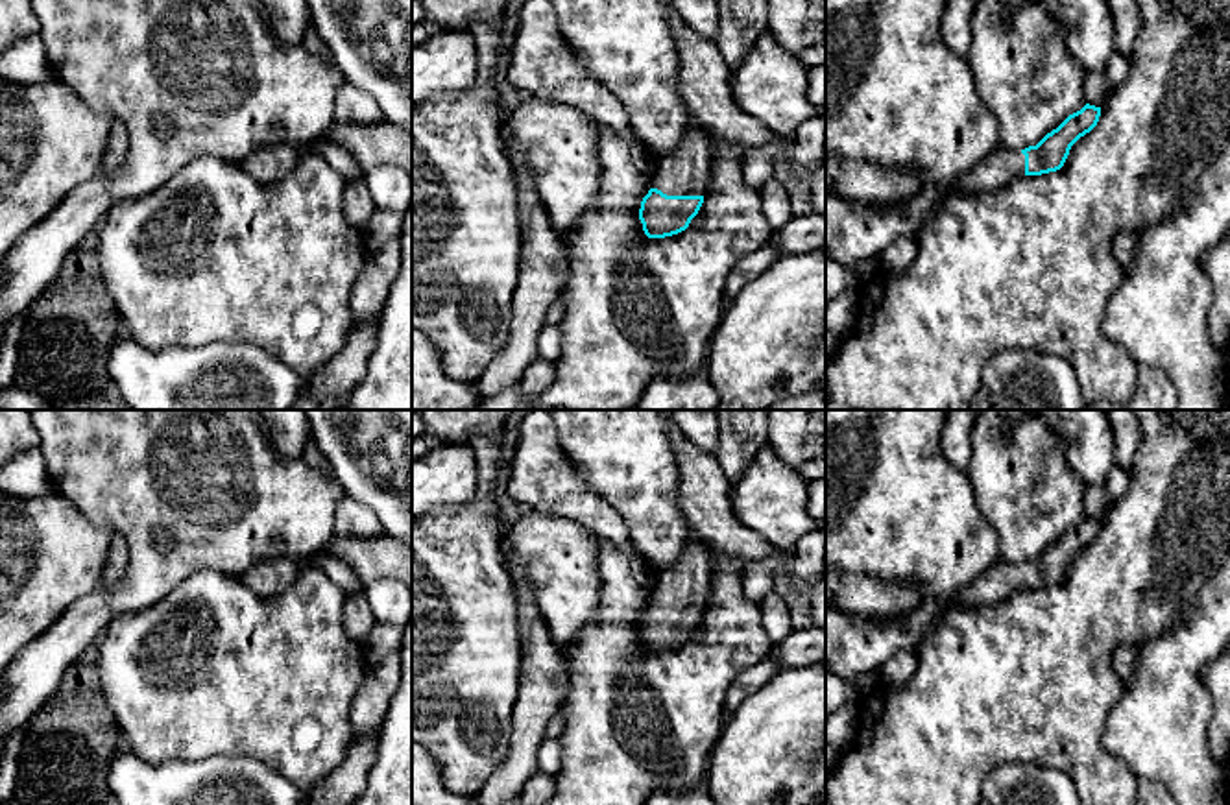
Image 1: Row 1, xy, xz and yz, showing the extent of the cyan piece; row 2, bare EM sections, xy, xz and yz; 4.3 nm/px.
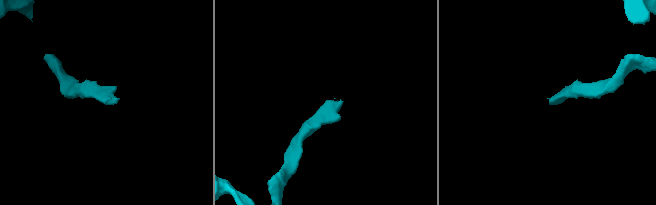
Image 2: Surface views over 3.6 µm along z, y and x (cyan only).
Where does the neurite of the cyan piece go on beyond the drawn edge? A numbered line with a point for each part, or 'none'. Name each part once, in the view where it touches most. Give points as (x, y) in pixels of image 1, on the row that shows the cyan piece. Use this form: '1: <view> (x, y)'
1: xz (686, 170)

